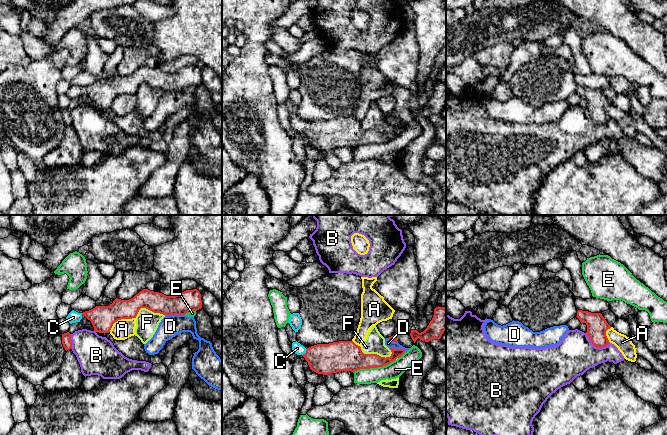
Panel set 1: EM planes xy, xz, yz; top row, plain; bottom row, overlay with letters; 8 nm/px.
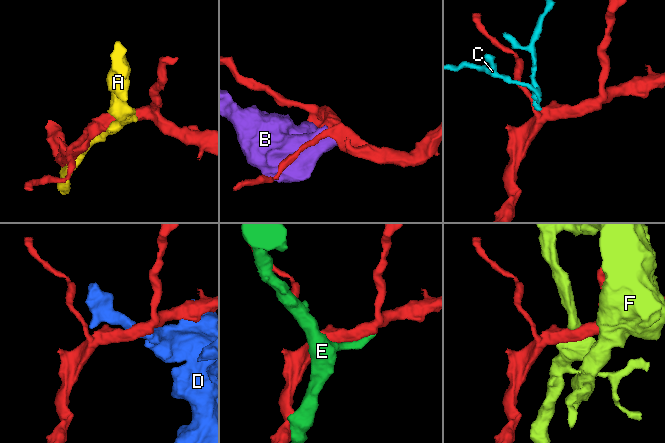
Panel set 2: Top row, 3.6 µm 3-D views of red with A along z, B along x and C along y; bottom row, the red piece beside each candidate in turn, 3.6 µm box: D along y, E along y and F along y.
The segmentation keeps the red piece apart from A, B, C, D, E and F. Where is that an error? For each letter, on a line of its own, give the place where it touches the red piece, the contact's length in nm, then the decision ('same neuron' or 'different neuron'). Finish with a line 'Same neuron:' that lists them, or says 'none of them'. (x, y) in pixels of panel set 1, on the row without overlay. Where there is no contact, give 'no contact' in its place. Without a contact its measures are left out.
A: xy (120, 95) | 240 nm | different neuron
B: yz (596, 122) | 220 nm | different neuron
C: xz (306, 128) | 70 nm | same neuron
D: xy (175, 90) | 160 nm | different neuron
E: xz (374, 143) | 360 nm | different neuron
F: xz (375, 130) | 280 nm | different neuron
Same neuron: C

